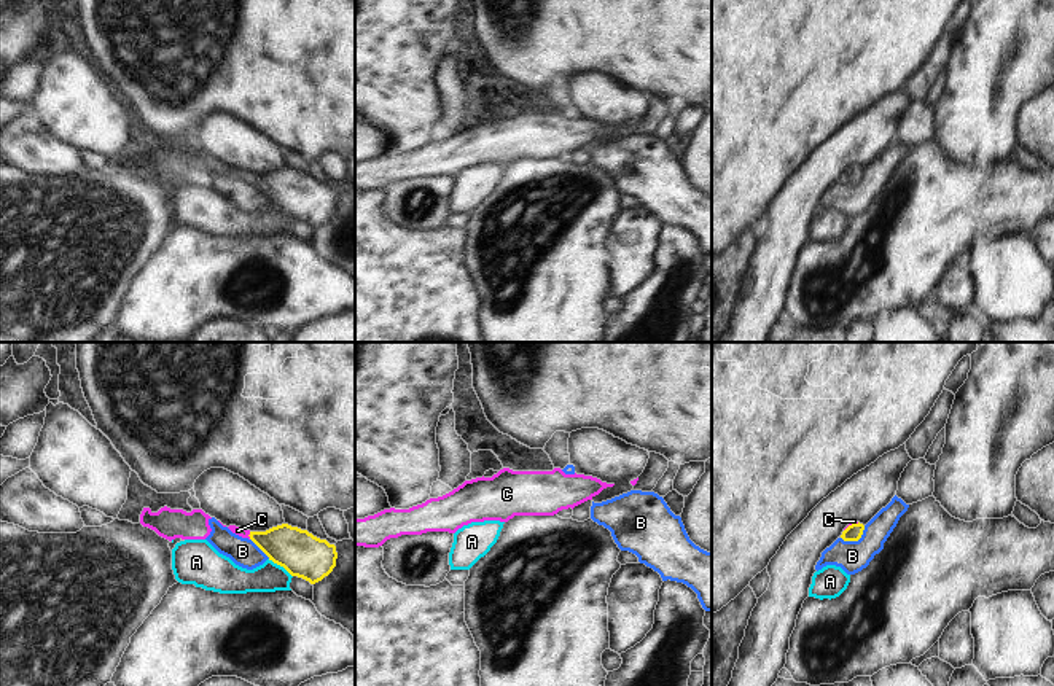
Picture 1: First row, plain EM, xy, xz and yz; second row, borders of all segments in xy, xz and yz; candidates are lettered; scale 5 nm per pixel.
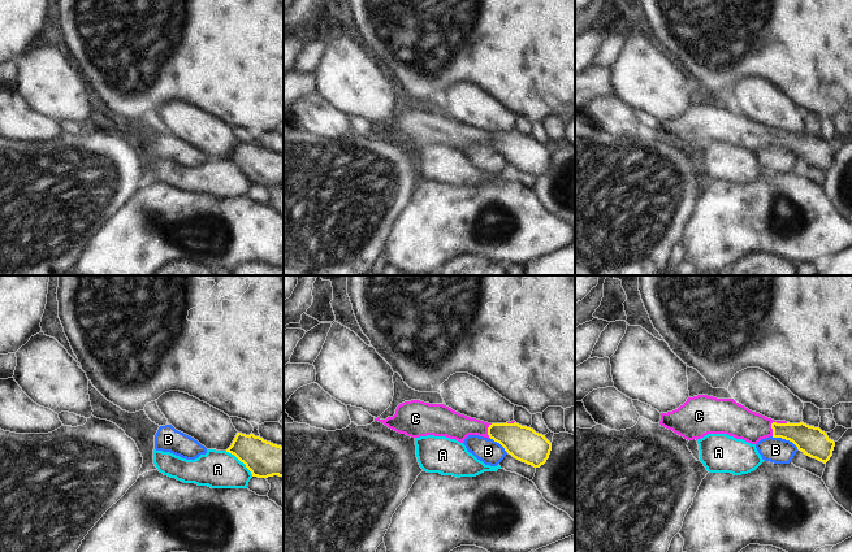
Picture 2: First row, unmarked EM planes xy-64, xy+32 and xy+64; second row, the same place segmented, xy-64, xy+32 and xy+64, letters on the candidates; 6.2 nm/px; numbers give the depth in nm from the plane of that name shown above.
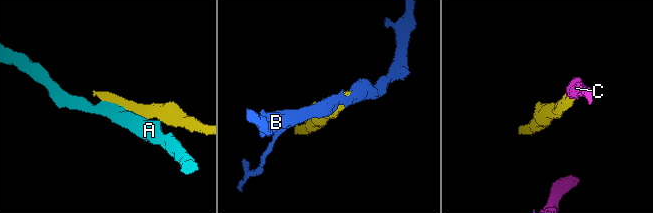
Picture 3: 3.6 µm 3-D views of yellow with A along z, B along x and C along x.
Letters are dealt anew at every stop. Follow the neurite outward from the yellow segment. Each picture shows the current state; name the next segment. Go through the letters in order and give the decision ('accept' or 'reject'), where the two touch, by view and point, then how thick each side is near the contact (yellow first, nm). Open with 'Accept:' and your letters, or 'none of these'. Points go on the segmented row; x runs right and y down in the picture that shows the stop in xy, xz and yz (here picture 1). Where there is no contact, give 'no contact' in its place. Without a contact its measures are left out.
Accept: C
A: reject | xy (281, 565) | 220/150 nm
B: reject | yz (855, 540) | 90/160 nm
C: accept | xy (249, 535) | 220/50 nm

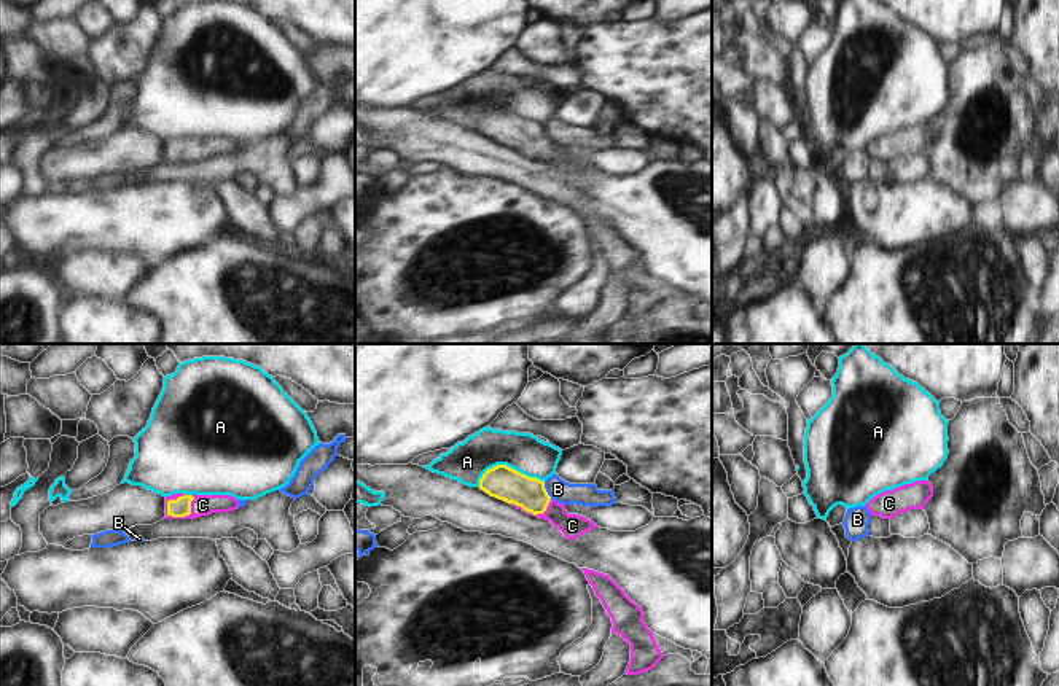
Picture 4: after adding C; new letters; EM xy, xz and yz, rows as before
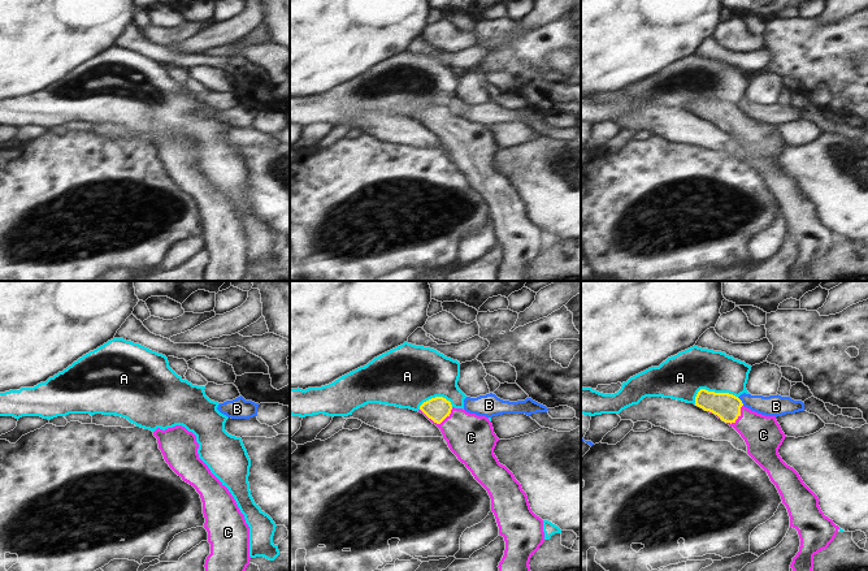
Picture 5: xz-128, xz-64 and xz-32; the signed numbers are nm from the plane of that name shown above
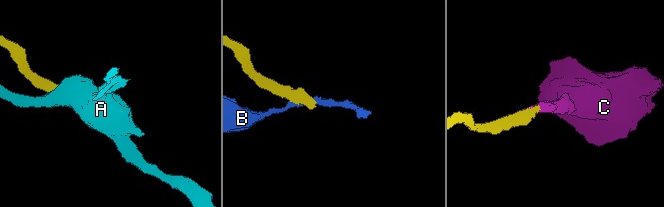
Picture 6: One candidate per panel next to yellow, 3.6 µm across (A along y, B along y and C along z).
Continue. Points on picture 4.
Accept: C
A: reject | xz (507, 467) | 170/200 nm
B: reject | xz (545, 489) | 170/110 nm
C: accept | xy (185, 514) | 100/110 nm

